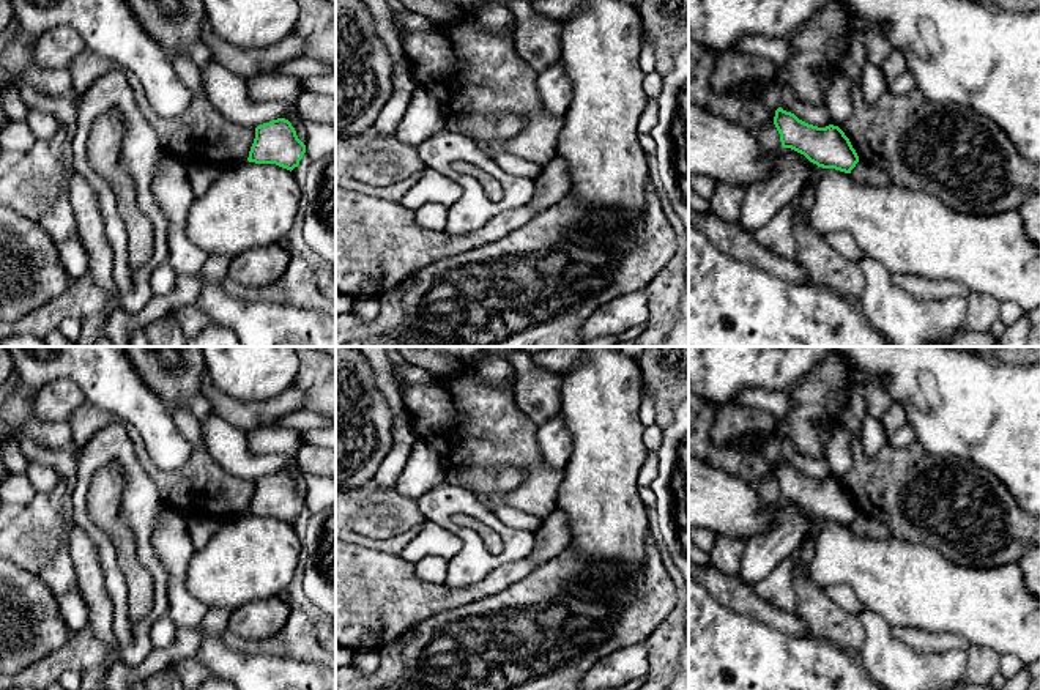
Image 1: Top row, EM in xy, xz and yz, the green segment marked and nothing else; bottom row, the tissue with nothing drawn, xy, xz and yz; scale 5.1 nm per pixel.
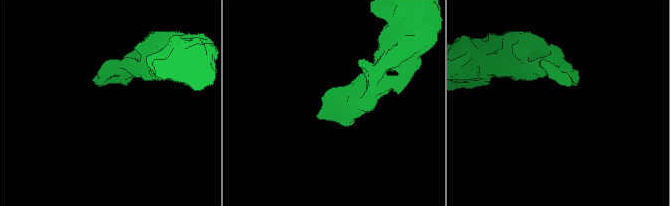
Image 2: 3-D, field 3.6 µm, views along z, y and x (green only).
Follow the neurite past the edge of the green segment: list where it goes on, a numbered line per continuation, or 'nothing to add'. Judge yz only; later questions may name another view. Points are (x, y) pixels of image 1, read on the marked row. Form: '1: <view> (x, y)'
nothing to add

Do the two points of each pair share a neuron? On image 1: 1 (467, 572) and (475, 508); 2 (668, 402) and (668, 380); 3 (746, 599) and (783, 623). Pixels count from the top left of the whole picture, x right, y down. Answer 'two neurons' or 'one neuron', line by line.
1: one neuron
2: one neuron
3: one neuron

